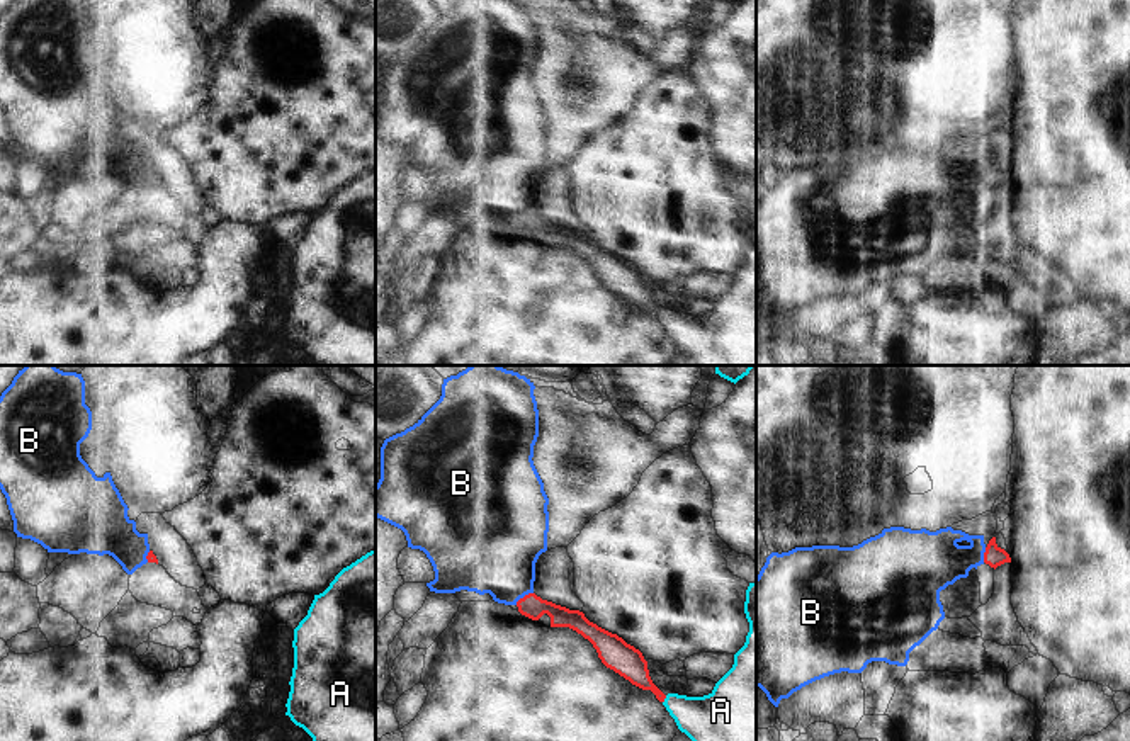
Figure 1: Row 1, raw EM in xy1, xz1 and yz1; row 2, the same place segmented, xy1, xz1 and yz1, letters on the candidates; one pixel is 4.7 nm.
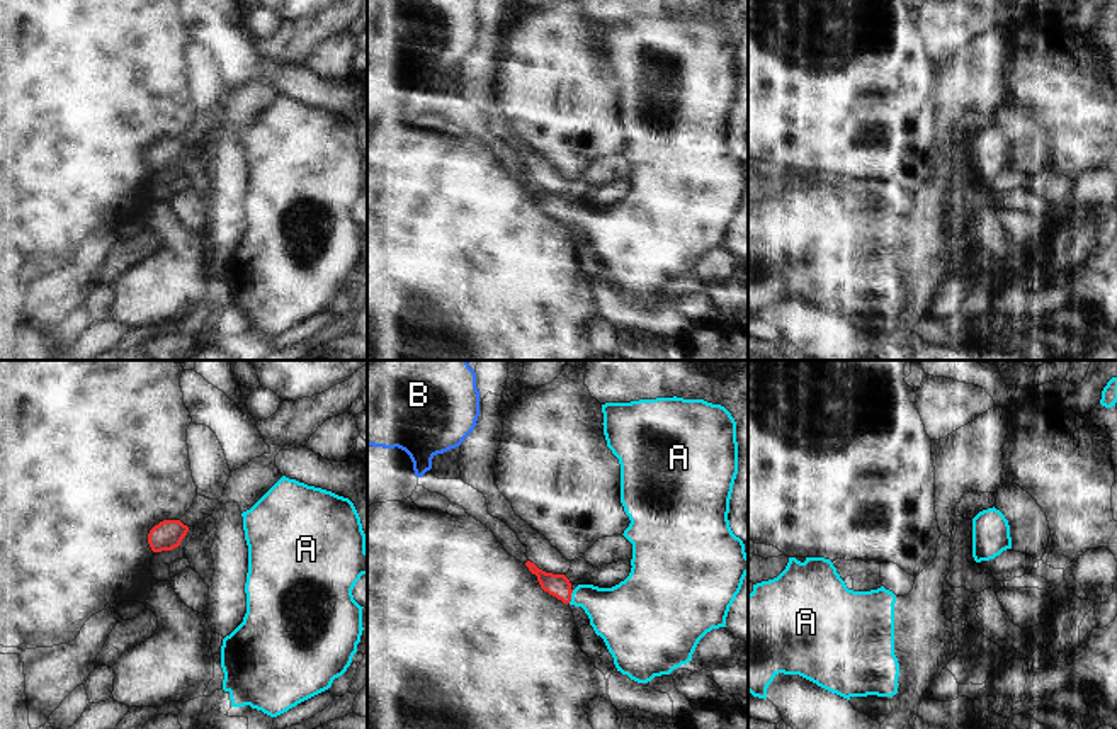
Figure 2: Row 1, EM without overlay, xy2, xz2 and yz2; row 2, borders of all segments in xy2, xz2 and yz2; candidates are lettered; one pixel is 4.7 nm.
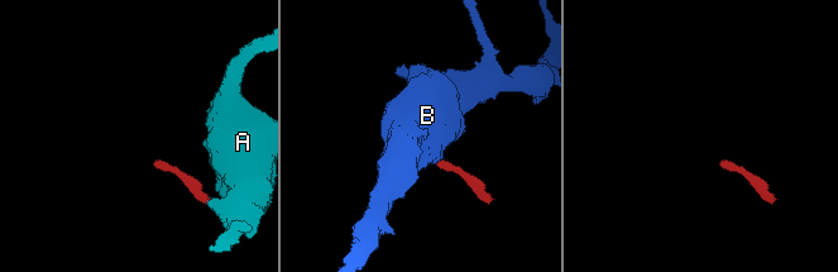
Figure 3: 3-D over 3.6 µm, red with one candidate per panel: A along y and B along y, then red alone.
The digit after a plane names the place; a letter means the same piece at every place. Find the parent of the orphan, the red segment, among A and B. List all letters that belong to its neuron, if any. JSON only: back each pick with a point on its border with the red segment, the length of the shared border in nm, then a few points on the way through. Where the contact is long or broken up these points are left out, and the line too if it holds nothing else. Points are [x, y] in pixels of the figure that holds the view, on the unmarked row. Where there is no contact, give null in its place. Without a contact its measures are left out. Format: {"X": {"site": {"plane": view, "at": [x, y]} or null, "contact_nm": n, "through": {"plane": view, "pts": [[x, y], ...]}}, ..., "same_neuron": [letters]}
{"A": {"site": {"plane": "xz2", "at": [570, 216]}, "contact_nm": 70, "through": {"plane": "xz2", "pts": [[558, 204], [570, 216], [589, 216], [619, 235]]}}, "same_neuron": ["A"]}

